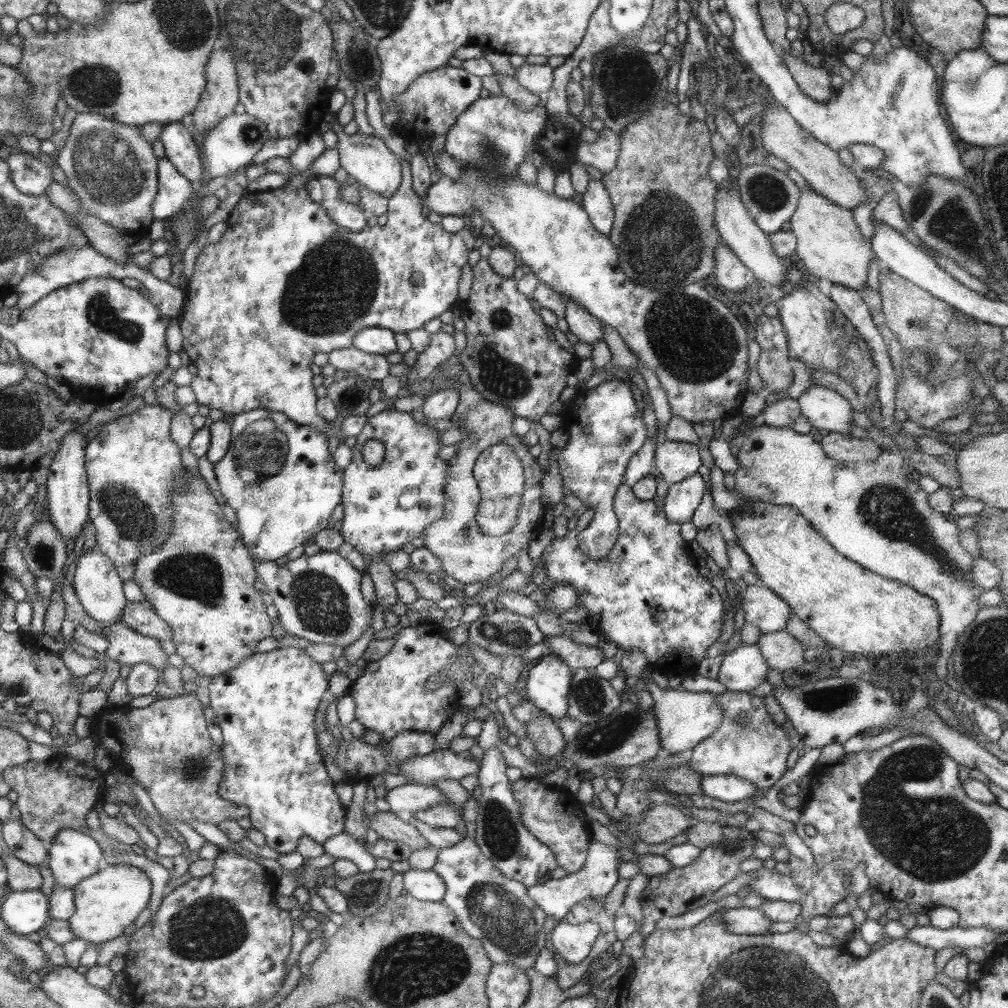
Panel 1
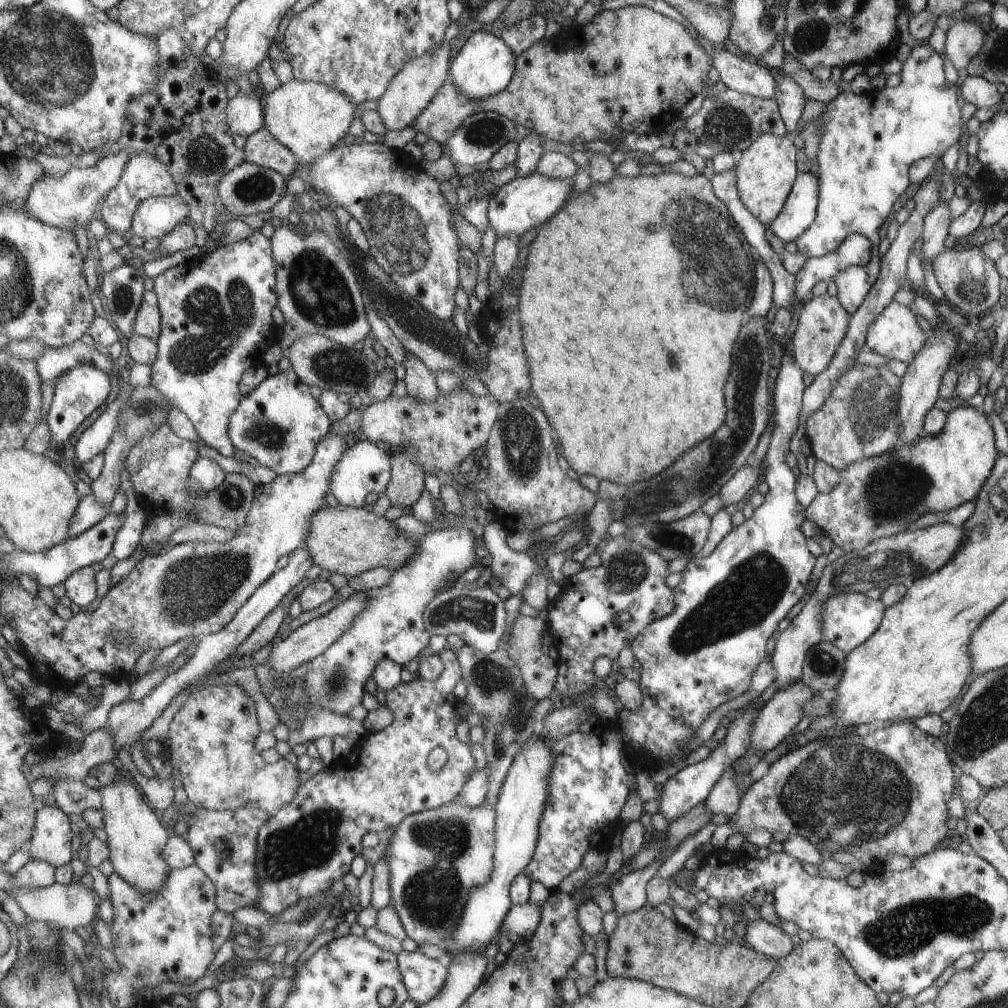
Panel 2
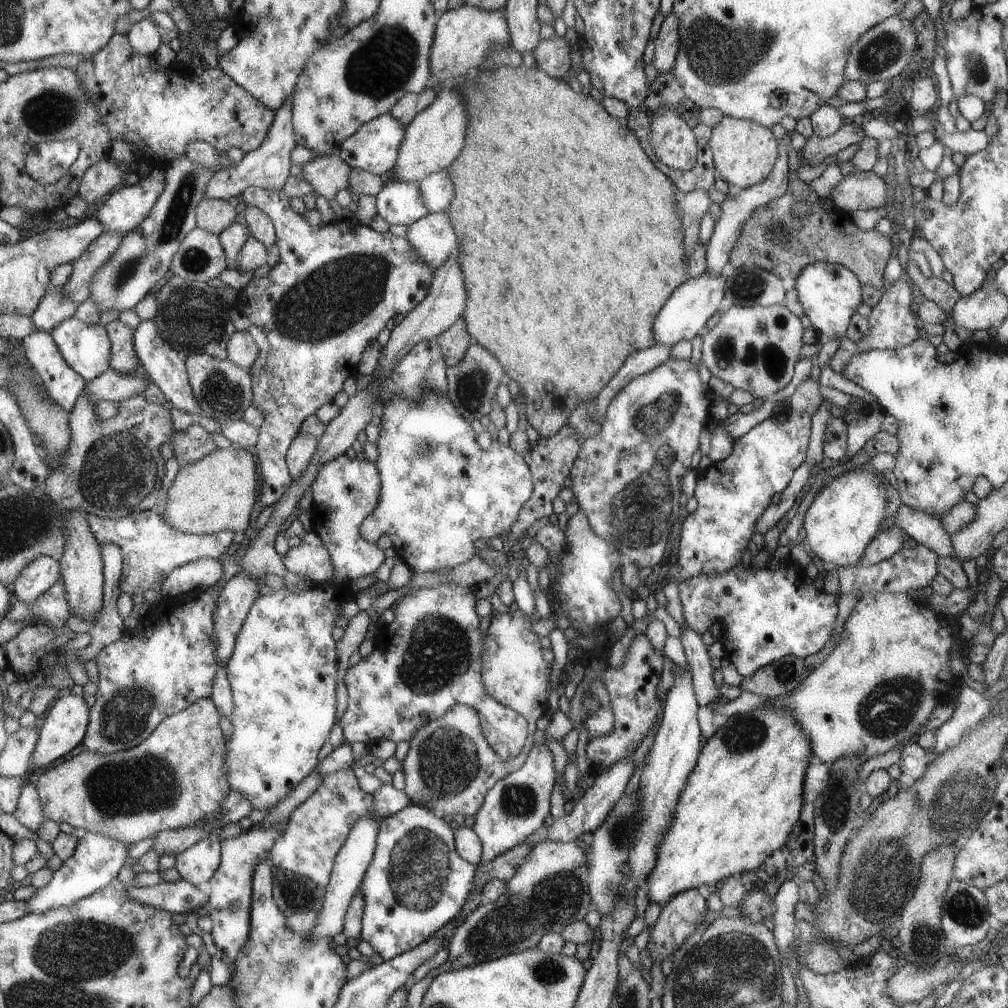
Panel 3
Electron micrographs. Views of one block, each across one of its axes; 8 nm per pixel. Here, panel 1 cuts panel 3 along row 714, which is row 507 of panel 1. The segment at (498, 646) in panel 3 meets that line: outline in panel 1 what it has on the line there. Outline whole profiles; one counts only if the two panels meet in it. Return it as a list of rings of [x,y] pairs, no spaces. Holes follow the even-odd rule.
[[[434,376],[434,389],[456,389],[460,395],[454,417],[450,420],[457,428],[468,433],[468,436],[458,442],[458,452],[448,461],[447,482],[444,484],[444,493],[447,496],[447,504],[444,505],[444,516],[439,521],[434,521],[422,532],[424,546],[440,561],[441,567],[448,576],[459,580],[464,585],[472,582],[484,582],[504,568],[504,563],[512,556],[529,545],[531,540],[543,530],[539,516],[544,513],[546,506],[541,502],[542,470],[536,462],[536,458],[530,456],[528,446],[522,444],[520,436],[514,434],[514,412],[507,407],[488,402],[484,396],[476,391],[473,384],[456,382],[456,380]],[[496,444],[510,446],[514,453],[523,461],[525,476],[525,491],[522,495],[522,507],[518,511],[517,524],[508,535],[493,537],[485,535],[478,523],[479,506],[482,504],[483,495],[479,489],[478,480],[474,475],[475,462],[480,453]]]

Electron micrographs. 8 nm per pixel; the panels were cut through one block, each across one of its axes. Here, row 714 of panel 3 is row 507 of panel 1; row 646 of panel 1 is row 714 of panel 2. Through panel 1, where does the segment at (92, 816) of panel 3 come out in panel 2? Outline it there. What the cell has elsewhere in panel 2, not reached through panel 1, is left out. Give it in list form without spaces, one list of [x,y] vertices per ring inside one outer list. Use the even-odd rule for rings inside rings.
[[[229,683],[208,686],[189,696],[170,724],[166,757],[179,771],[191,804],[212,811],[248,806],[274,815],[295,799],[299,769],[284,757],[275,764],[266,764],[255,749],[258,732],[256,704],[241,686]]]

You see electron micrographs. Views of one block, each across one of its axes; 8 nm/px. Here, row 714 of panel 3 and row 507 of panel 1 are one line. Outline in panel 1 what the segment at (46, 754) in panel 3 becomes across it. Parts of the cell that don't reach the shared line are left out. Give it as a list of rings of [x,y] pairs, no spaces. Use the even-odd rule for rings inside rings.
[[[78,431],[72,432],[66,439],[50,467],[50,475],[47,481],[49,490],[49,520],[58,527],[68,543],[78,540],[91,519],[91,479],[87,469],[87,454],[90,441]]]

